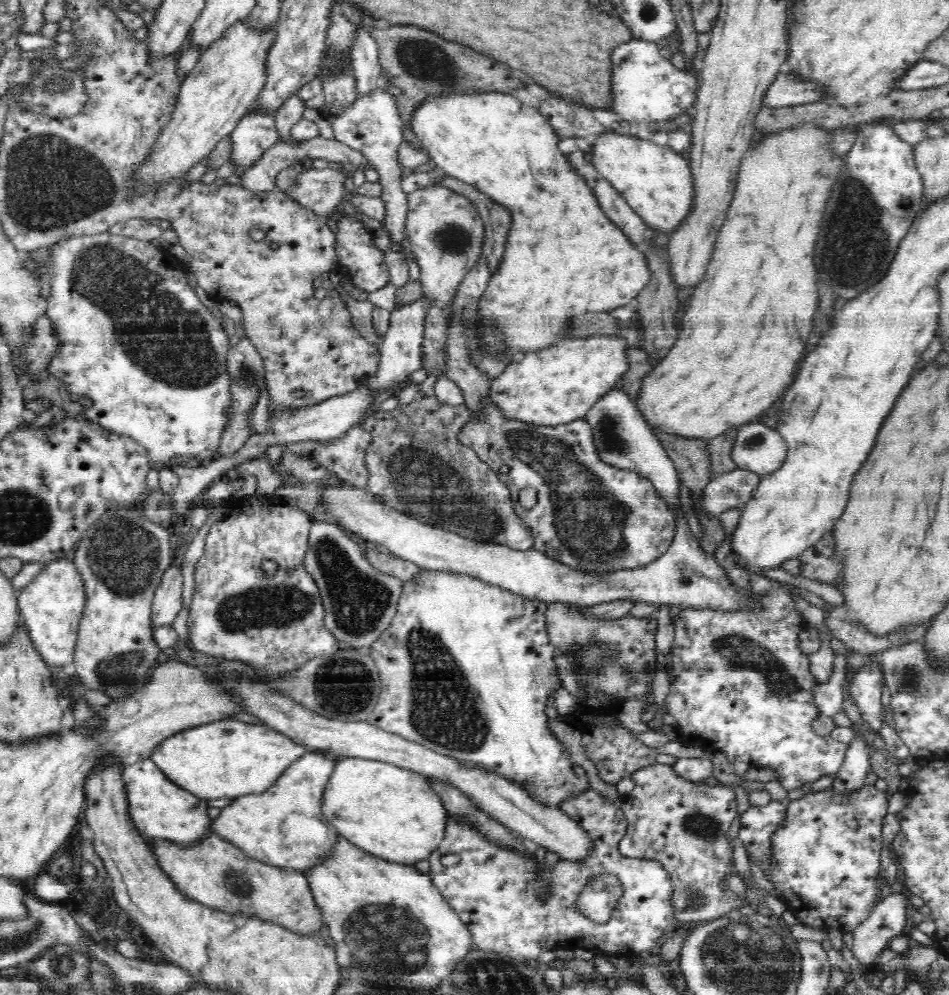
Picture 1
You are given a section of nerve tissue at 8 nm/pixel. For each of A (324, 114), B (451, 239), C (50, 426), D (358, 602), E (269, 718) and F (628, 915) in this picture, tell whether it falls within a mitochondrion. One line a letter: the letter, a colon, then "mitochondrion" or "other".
A: other
B: mitochondrion
C: other
D: mitochondrion
E: other
F: other

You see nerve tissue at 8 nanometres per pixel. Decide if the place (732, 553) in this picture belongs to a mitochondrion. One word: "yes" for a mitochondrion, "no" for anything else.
no

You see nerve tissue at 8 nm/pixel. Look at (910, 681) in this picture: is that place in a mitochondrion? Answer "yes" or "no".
yes

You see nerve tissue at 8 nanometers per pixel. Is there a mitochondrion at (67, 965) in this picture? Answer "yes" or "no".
yes

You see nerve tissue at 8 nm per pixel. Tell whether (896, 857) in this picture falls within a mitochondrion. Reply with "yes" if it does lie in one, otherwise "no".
no

